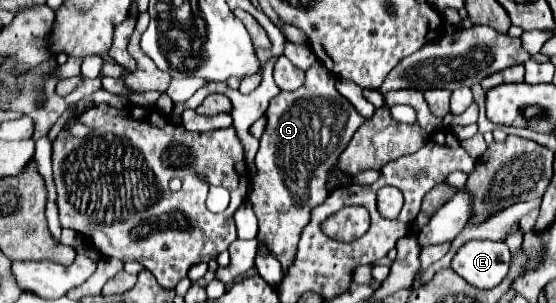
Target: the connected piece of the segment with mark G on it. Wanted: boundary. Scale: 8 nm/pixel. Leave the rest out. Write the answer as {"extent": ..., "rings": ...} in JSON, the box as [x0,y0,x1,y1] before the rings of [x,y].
{"extent":[249,63,365,271],"rings":[[[315,63],[307,71],[303,87],[289,93],[281,91],[271,99],[263,117],[267,125],[255,157],[257,175],[249,191],[249,203],[259,219],[259,247],[265,245],[281,261],[283,271],[287,271],[295,259],[299,235],[309,223],[311,209],[321,205],[329,195],[327,171],[335,165],[365,119],[353,111],[347,99],[337,95],[335,77],[323,63]]]}

